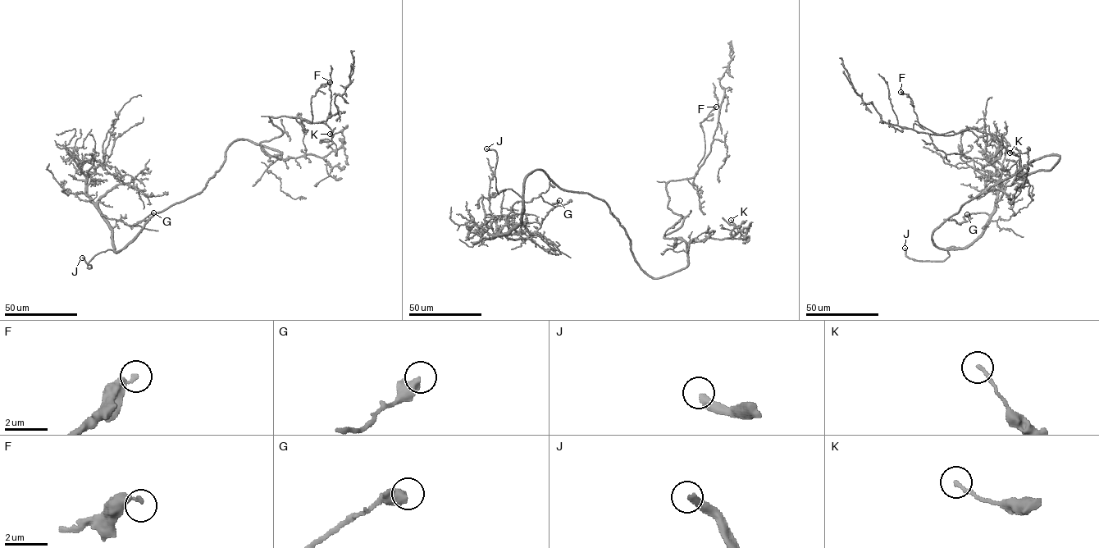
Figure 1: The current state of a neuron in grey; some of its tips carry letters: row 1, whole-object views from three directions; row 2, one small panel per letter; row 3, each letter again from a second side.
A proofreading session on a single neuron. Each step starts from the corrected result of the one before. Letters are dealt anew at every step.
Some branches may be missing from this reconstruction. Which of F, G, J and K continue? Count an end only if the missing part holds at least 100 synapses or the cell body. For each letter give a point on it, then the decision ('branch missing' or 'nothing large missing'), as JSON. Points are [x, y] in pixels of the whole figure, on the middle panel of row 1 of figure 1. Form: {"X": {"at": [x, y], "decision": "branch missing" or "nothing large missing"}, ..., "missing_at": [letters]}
{"F": {"at": [716, 107], "decision": "nothing large missing"}, "G": {"at": [559, 200], "decision": "nothing large missing"}, "J": {"at": [486, 148], "decision": "branch missing"}, "K": {"at": [731, 220], "decision": "nothing large missing"}, "missing_at": ["J"]}

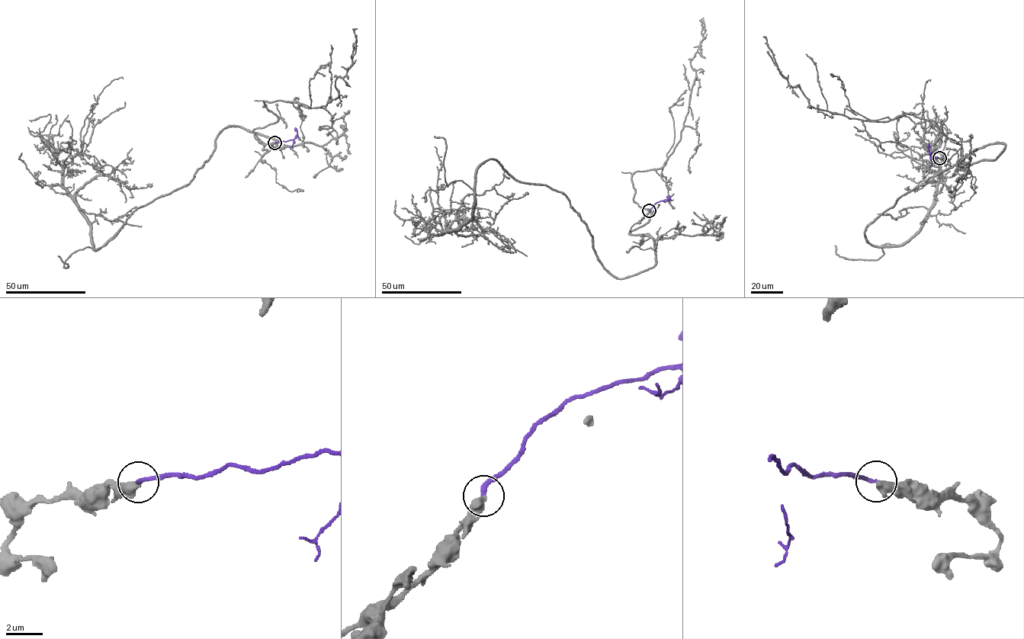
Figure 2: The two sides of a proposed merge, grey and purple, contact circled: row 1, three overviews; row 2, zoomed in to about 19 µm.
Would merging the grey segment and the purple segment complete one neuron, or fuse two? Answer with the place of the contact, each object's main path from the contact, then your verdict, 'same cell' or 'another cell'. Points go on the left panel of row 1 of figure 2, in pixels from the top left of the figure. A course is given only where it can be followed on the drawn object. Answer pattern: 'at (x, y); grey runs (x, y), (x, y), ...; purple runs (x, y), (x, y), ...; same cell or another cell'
at (274, 142); grey runs (275, 142), (224, 128), (187, 184), (136, 208), (96, 250), (63, 167), (80, 153), (97, 96), (123, 78); purple runs (275, 142), (293, 139), (297, 134), (295, 127); same cell

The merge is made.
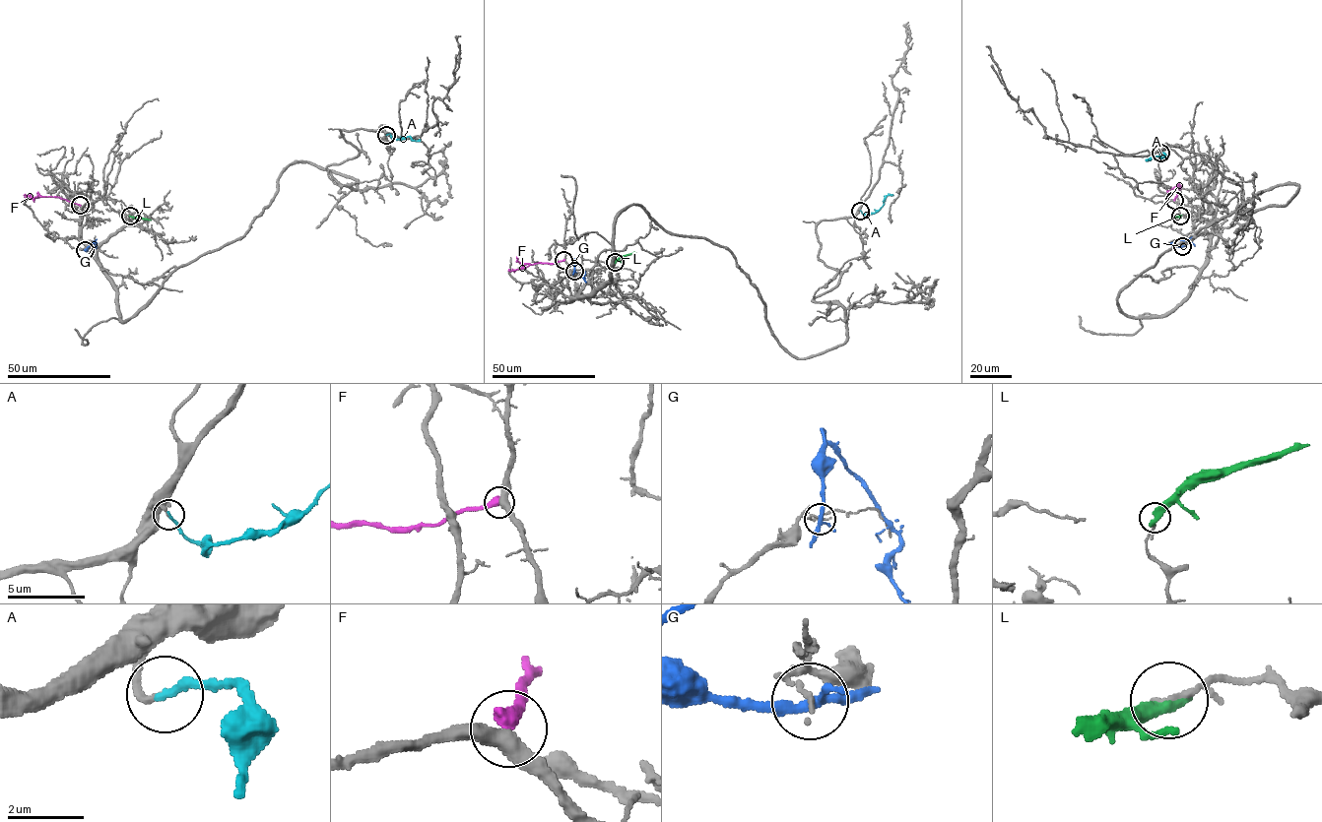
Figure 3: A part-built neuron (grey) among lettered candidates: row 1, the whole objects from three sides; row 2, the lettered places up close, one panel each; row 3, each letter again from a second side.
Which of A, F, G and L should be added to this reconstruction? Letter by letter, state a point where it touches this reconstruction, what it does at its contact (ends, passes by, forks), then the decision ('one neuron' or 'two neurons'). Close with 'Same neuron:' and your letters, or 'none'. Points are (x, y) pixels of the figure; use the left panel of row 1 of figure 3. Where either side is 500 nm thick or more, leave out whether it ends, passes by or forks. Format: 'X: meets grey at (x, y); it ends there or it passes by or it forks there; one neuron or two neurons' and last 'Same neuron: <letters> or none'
A: meets grey at (386, 135); it ends there; one neuron
F: meets grey at (80, 205); it ends there; two neurons
G: meets grey at (85, 250); it forks there; two neurons
L: meets grey at (130, 216); it ends there; two neurons
Same neuron: A

